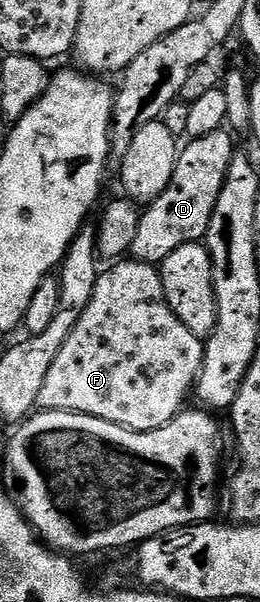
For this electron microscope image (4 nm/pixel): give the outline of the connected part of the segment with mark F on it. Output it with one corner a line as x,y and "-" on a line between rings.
122,259
102,271
95,282
91,302
81,311
75,330
67,334
63,350
51,370
43,390
39,390
37,408
47,412
78,412
91,418
103,418
112,424
130,428
133,432
159,430
171,423
186,407
185,399
194,391
197,376
203,366
205,345
167,306
160,271
141,260

